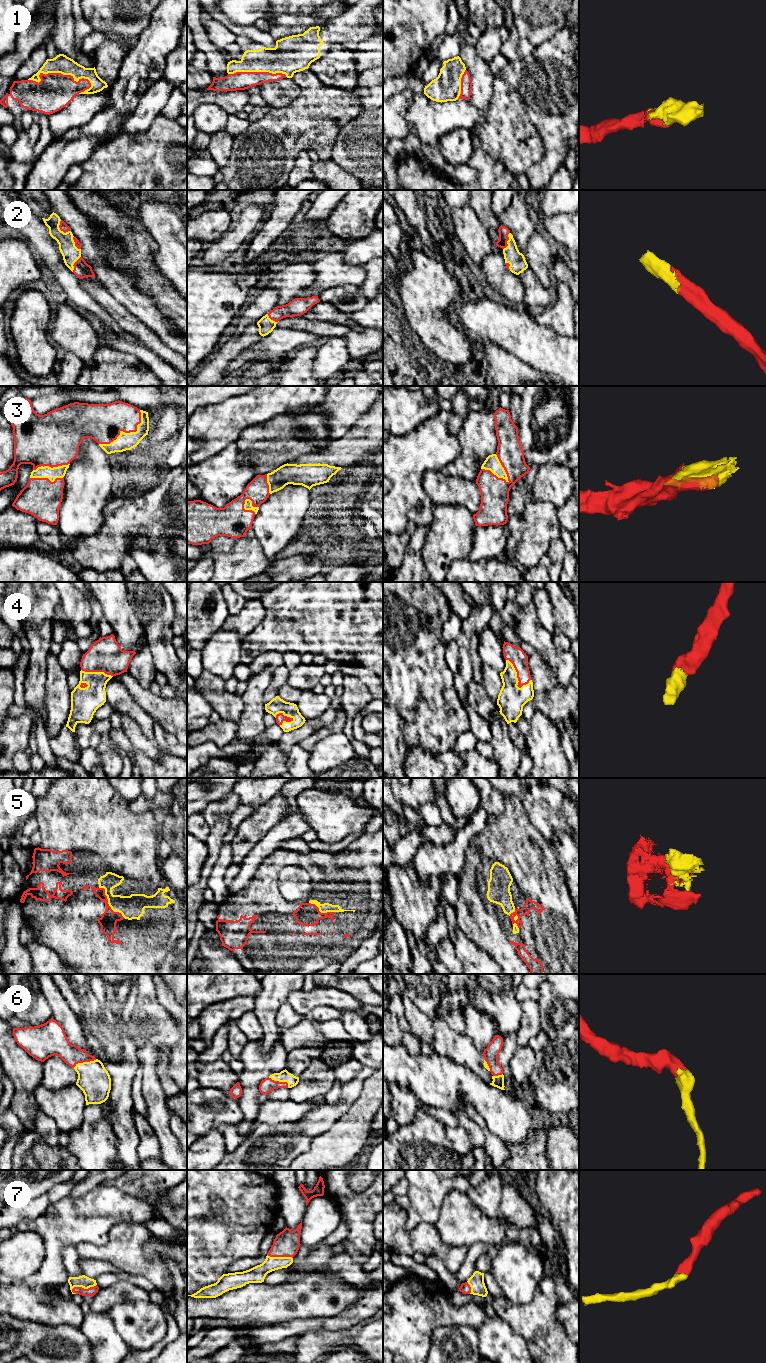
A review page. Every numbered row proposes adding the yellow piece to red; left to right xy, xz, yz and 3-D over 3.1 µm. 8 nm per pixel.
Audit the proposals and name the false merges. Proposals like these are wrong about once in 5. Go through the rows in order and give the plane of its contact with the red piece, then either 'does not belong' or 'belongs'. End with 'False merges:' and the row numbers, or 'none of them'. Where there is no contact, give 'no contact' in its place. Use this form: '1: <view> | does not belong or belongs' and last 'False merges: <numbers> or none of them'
1: xy | belongs
2: xy | belongs
3: xy | belongs
4: yz | belongs
5: xy | belongs
6: xy | belongs
7: xy | belongs
False merges: none of them

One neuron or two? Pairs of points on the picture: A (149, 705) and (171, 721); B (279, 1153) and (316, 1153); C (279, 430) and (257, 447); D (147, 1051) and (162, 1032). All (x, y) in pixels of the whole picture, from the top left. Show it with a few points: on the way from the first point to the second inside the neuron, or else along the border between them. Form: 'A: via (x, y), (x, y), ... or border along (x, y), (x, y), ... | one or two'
A: via (154, 705), (166, 716) | one
B: border along (295, 1155), (292, 1159) | two
C: via (274, 435), (262, 446) | one
D: border along (141, 1045), (151, 1043), (164, 1053) | two

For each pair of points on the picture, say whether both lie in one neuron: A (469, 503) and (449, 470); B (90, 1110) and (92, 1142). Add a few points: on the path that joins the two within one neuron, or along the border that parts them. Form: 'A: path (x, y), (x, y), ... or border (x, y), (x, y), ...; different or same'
A: border (440, 470), (447, 475), (460, 476), (475, 482); different
B: path (90, 1118), (88, 1125), (92, 1134); same

